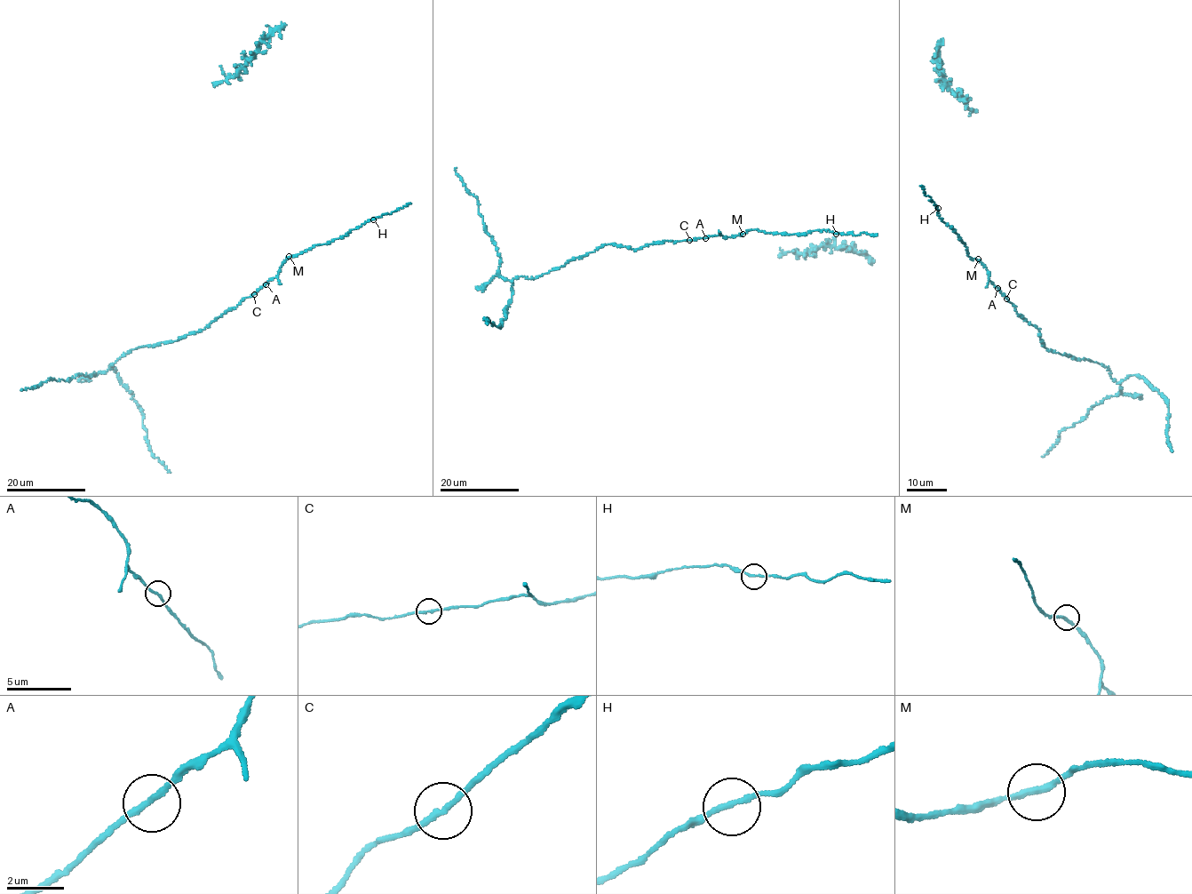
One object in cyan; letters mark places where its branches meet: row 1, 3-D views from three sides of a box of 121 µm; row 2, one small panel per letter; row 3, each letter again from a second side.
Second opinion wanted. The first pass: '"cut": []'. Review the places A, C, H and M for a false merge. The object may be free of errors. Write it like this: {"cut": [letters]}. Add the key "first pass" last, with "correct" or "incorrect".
{"cut": ["C"], "first pass": "incorrect"}

